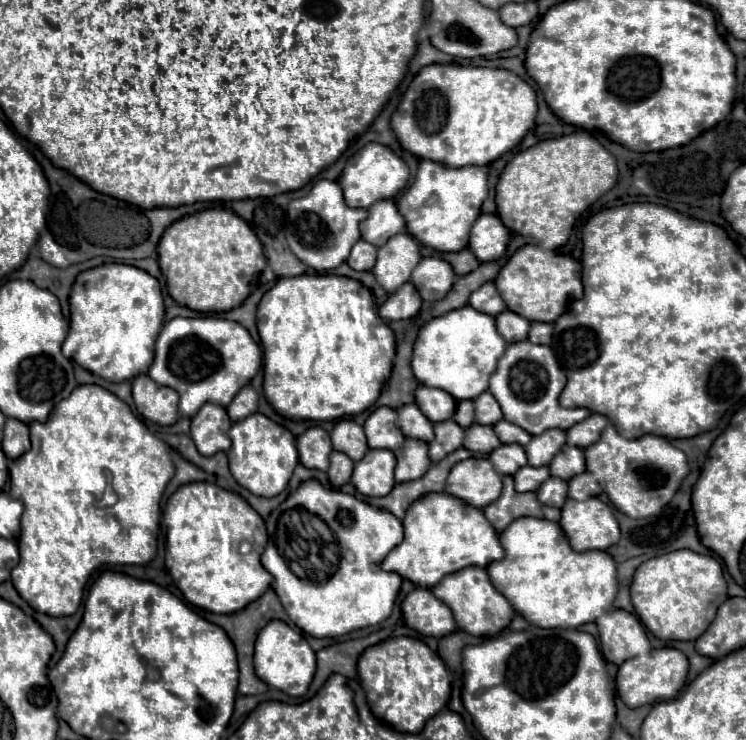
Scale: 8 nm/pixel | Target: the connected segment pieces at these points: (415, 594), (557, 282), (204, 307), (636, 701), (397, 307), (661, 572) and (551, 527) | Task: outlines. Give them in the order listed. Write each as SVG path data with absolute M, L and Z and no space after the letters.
M417 587L403 599L403 617L405 623L419 631L421 635L445 637L455 631L455 621L451 609L433 597L431 589Z
M523 245L509 257L509 261L499 271L495 287L501 293L503 301L507 303L509 311L529 321L555 323L555 319L567 309L569 301L579 299L583 295L581 263L571 255L543 251L537 245Z
M203 209L165 229L159 241L159 265L177 303L201 313L221 313L247 299L253 277L265 269L265 255L261 241L241 217L227 209Z
M673 647L653 649L645 655L633 657L629 661L625 661L623 665L619 665L617 693L627 707L641 707L641 705L647 705L653 701L673 699L685 685L687 669L689 669L689 663L687 663L687 657L683 651L673 649Z
M405 283L397 293L391 293L387 301L379 307L379 315L385 321L399 321L399 319L411 319L419 313L421 307L421 295L417 293L413 283Z
M677 549L641 563L631 583L631 601L637 617L655 637L665 641L693 641L701 637L725 599L727 583L721 563L691 549Z
M519 517L505 531L499 535L501 545L505 549L505 557L501 561L489 563L487 573L495 589L503 593L513 605L513 609L521 613L529 623L545 629L553 629L553 627L573 629L583 623L595 623L601 613L616 609L613 603L617 595L617 571L615 571L615 561L607 551L577 553L571 549L559 523L537 519L537 517Z

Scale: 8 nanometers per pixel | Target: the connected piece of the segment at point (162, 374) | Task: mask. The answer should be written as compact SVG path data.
M175 317L167 321L155 343L155 359L149 367L149 377L157 385L171 387L179 393L179 413L193 417L203 403L217 403L227 407L237 391L255 377L261 367L261 349L249 331L237 323L221 317Z

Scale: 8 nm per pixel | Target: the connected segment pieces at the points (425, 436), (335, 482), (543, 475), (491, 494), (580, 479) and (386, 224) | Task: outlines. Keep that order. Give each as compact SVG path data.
M403 405L399 411L399 425L405 437L431 441L433 439L433 423L417 409L417 405Z
M339 451L331 453L331 467L327 471L329 481L333 487L341 487L343 483L347 483L351 479L351 471L353 471L353 461Z
M527 465L527 467L521 467L513 475L513 479L515 479L515 489L517 491L521 491L521 493L525 493L525 491L537 491L539 485L549 479L549 467L547 465L543 465L543 467L531 467L531 465Z
M469 457L453 465L445 491L483 509L501 495L501 475L495 473L487 457Z
M589 471L579 473L577 477L569 479L569 497L575 501L585 501L587 497L593 497L599 493L601 493L601 487Z
M393 199L373 203L369 207L369 217L361 223L361 237L377 247L401 231L405 231L405 219Z

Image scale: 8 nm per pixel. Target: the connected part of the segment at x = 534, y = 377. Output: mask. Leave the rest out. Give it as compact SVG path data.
M525 339L507 347L501 361L497 363L497 371L491 375L489 393L497 397L497 403L501 405L507 421L521 425L531 435L539 435L553 427L567 431L569 427L591 415L591 411L585 407L565 409L559 405L557 397L563 391L565 383L565 373L561 371L553 349L547 345L533 345Z

